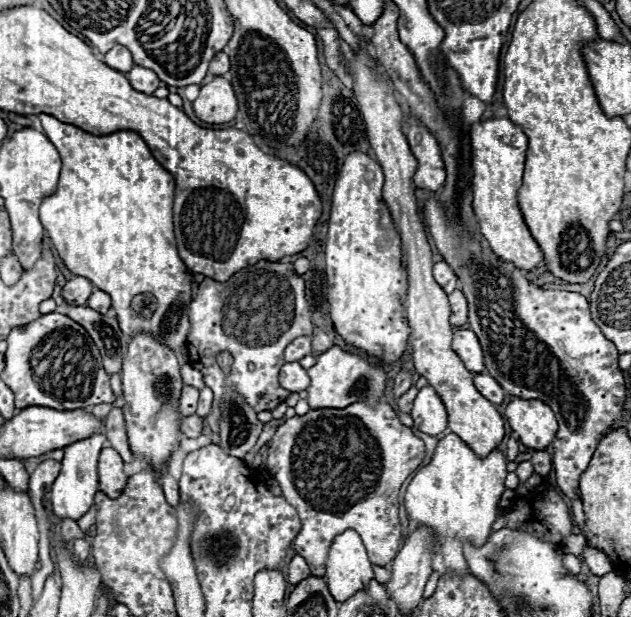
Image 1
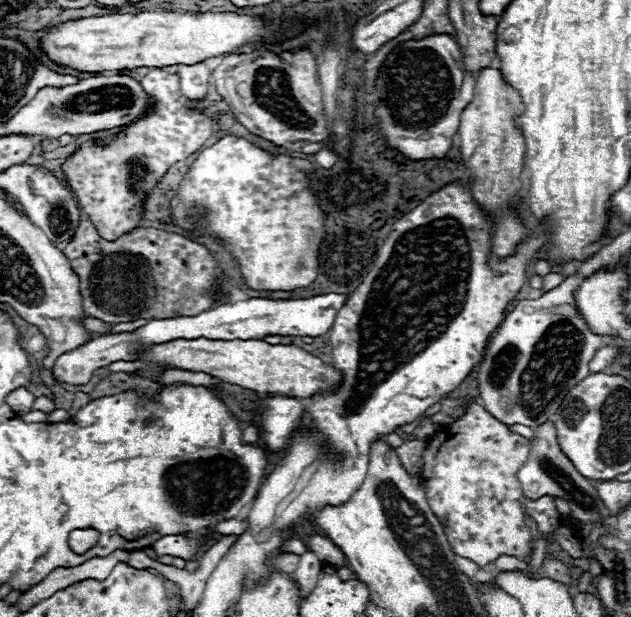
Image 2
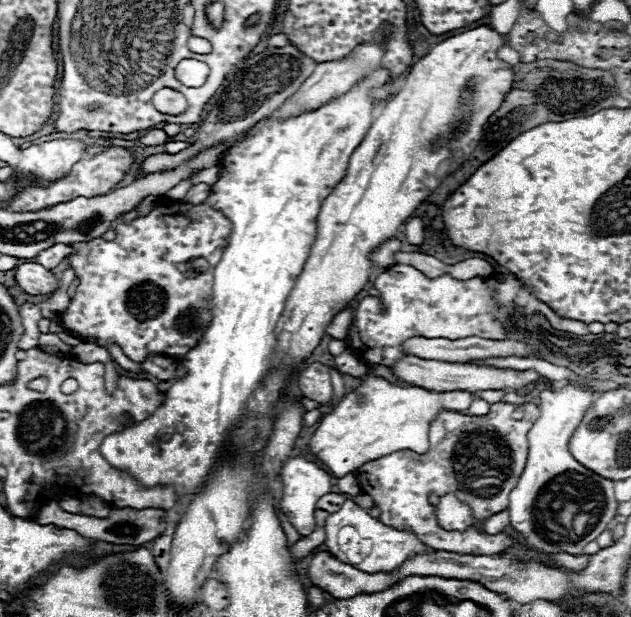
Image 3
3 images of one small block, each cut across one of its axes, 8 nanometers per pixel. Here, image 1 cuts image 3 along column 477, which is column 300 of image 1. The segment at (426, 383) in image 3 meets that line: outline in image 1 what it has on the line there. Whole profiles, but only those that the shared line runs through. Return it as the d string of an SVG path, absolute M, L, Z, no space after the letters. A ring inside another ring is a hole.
M286 362L280 370L280 386L288 392L302 392L310 386L310 376L298 362Z

